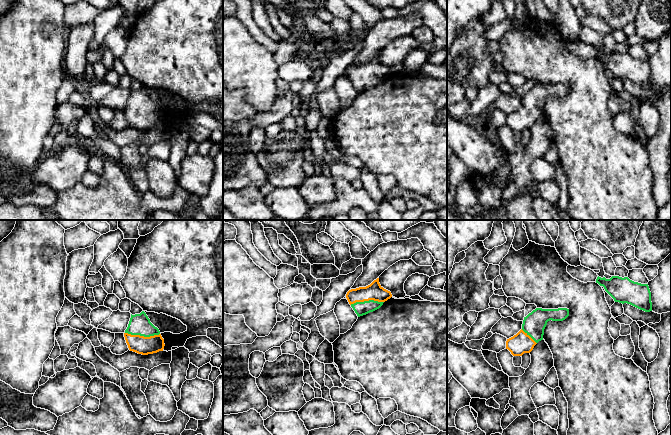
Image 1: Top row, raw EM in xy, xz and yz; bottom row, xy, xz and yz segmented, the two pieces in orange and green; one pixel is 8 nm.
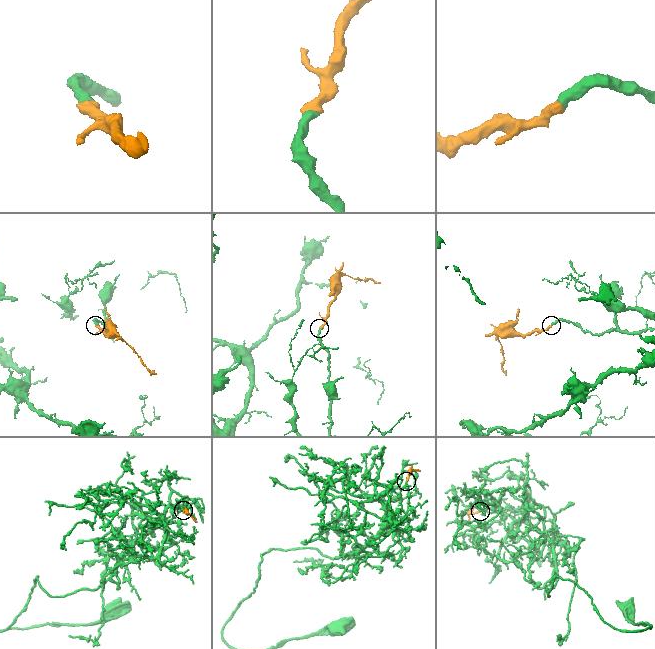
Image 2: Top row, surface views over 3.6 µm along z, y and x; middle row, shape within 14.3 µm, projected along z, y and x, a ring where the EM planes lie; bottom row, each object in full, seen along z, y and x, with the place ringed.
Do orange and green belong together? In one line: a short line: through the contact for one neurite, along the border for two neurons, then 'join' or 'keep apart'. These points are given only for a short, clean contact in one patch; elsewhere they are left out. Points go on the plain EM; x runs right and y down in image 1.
line xy (142, 121), (142, 112), (139, 100); join

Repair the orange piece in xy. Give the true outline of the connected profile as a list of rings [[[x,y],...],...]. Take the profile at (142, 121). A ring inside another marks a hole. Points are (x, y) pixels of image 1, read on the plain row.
[[[144,87],[131,90],[124,113],[129,126],[142,131],[163,127],[165,122],[159,105],[150,98]]]

